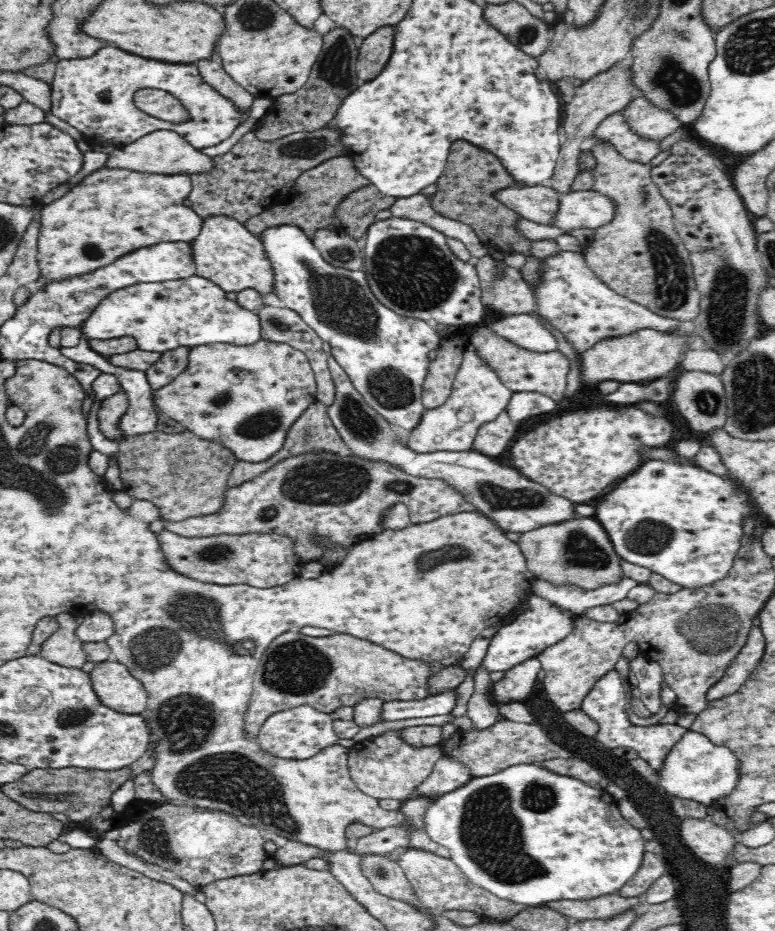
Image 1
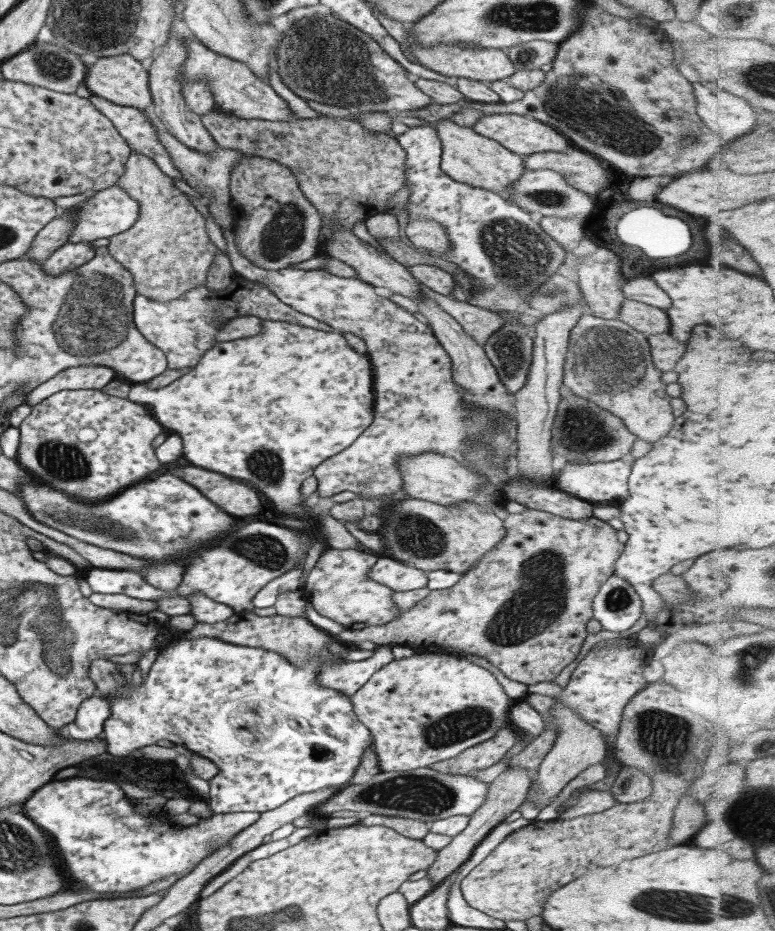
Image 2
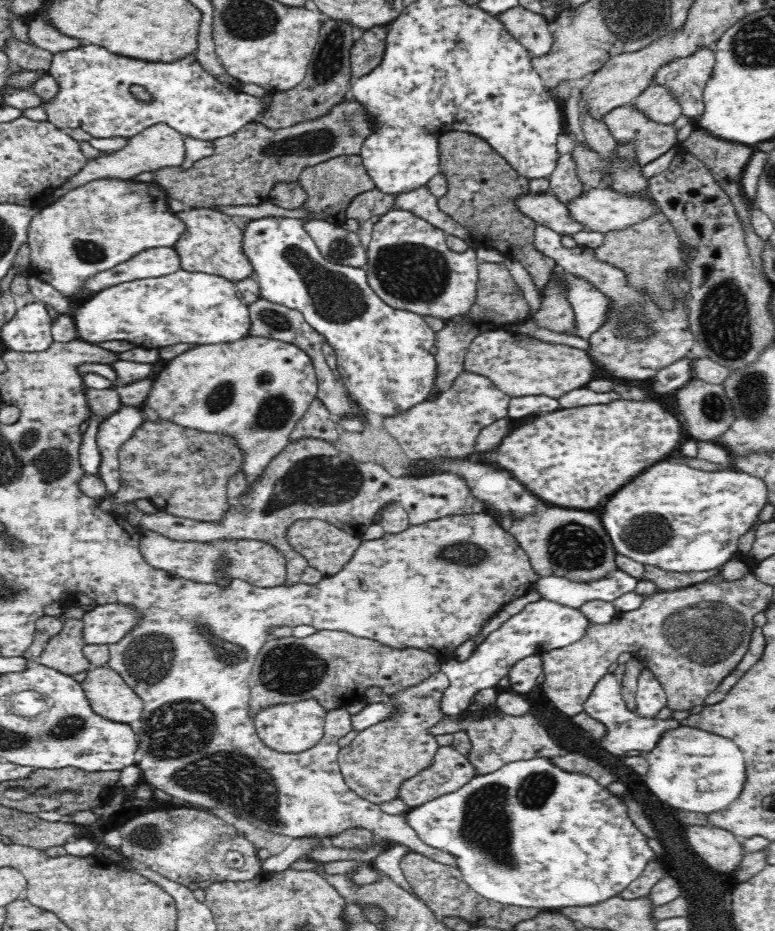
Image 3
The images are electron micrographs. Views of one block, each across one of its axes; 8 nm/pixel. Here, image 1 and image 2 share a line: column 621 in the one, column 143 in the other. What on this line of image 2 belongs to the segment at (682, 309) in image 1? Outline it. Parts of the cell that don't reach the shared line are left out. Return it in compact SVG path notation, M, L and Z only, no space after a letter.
M131 151L124 164L123 174L116 184L121 187L133 200L137 201L140 212L137 220L127 230L114 234L108 239L107 252L131 276L135 294L143 295L154 301L167 302L177 299L185 291L205 282L207 268L213 266L213 257L219 250L209 240L204 219L191 205L189 198L173 185L171 179L157 168L147 156Z

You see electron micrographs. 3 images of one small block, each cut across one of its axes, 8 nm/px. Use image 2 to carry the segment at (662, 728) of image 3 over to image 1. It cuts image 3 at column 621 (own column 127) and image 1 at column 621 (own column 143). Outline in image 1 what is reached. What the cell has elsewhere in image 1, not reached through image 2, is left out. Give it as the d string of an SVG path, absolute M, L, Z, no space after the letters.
M616 669L608 671L598 682L592 686L589 694L582 701L581 709L598 725L595 740L602 742L608 748L620 748L623 746L632 747L642 760L651 766L651 769L658 775L660 770L664 770L664 762L676 742L680 742L688 730L677 724L673 725L651 725L635 726L631 725L626 716L626 690L622 676Z

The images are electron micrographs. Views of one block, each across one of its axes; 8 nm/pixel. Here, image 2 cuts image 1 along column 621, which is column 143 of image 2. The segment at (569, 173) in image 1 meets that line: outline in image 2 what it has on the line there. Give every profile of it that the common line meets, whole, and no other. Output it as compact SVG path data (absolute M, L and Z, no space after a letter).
M129 54L110 55L109 58L97 58L91 66L87 66L86 79L82 87L91 95L121 107L132 107L137 111L146 112L152 107L152 97L148 90L148 72L143 69L140 61Z

